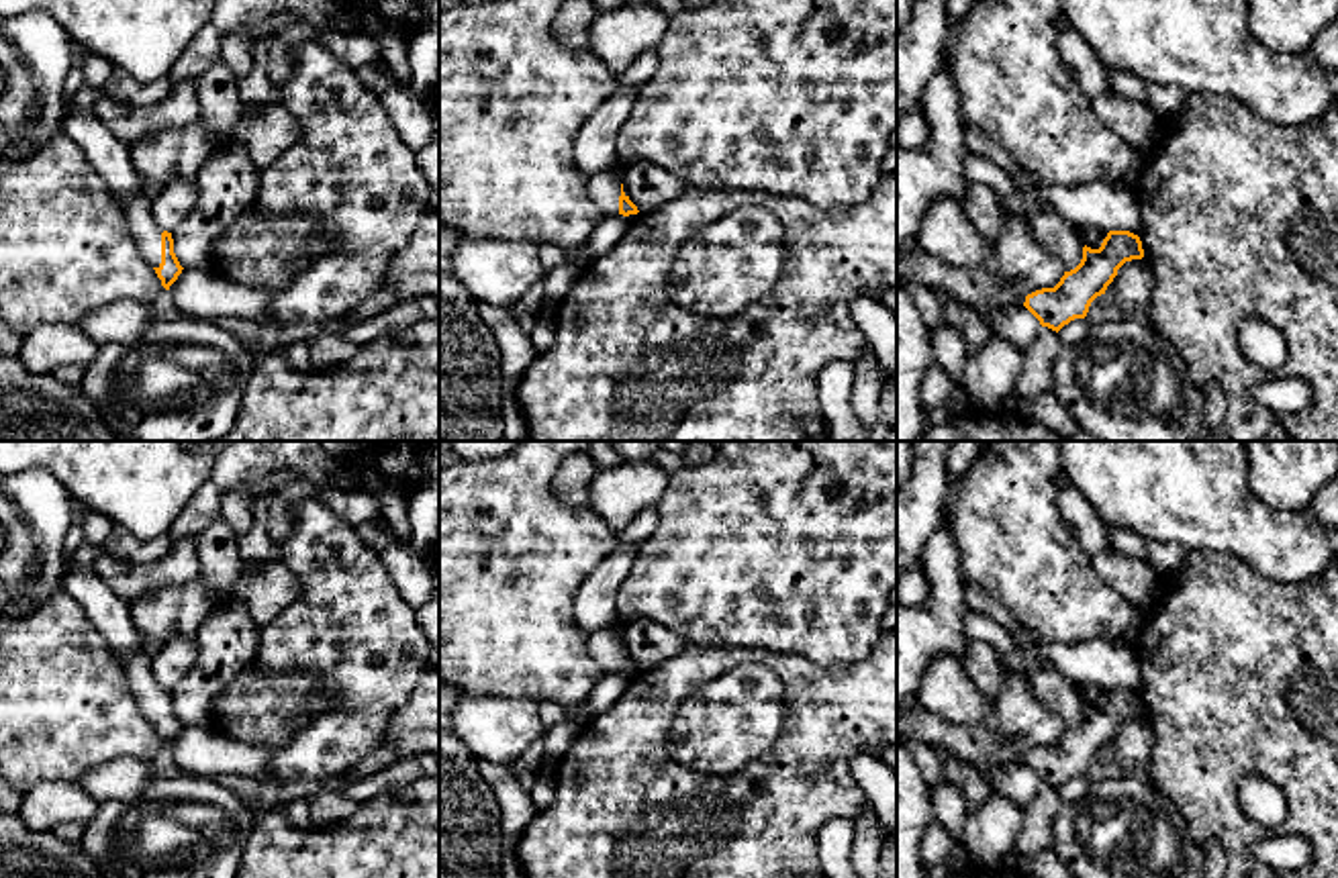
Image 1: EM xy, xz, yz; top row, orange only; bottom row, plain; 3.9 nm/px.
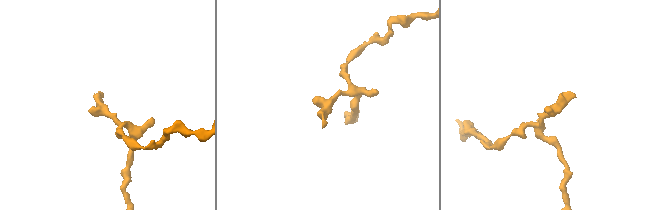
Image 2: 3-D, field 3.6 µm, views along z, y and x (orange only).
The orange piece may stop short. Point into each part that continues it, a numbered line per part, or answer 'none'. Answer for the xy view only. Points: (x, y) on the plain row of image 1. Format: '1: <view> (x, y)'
1: xy (148, 693)

